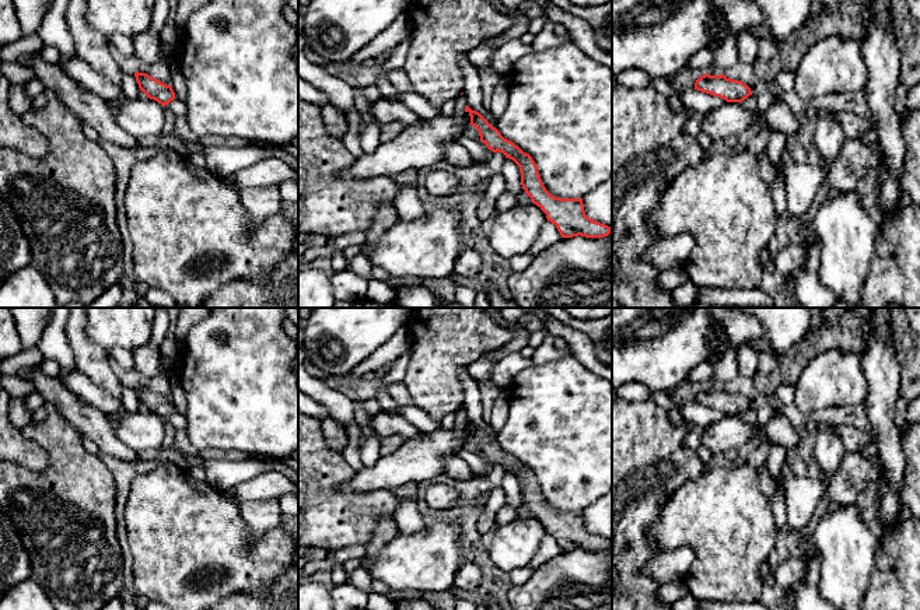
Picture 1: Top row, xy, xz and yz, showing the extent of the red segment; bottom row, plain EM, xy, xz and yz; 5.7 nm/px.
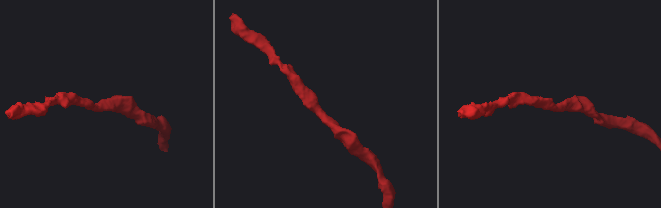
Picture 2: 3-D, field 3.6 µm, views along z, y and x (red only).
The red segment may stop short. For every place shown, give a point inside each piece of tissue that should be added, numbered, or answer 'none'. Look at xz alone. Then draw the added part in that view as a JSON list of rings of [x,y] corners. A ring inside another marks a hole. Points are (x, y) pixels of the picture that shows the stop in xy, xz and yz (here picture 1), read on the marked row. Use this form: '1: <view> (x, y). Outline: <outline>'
none

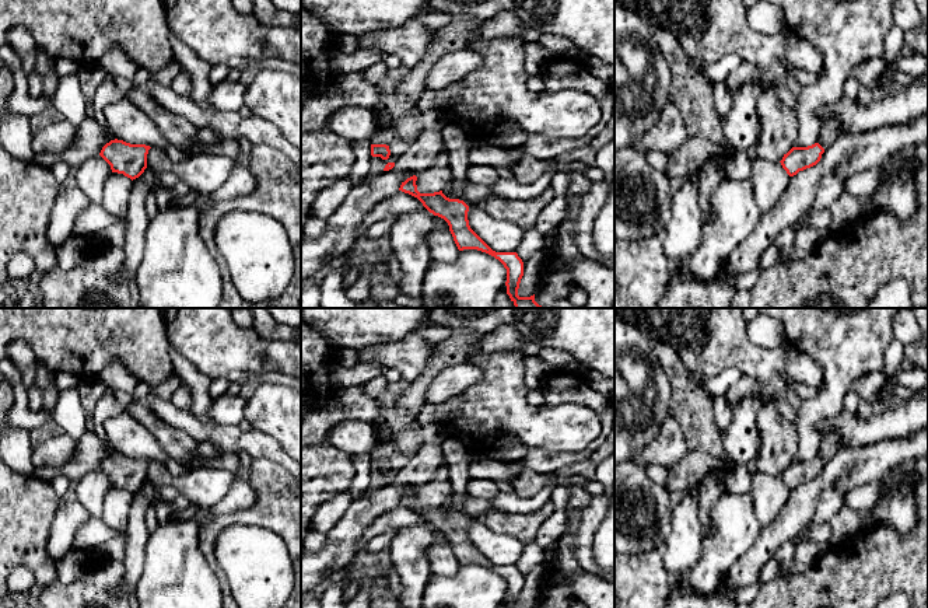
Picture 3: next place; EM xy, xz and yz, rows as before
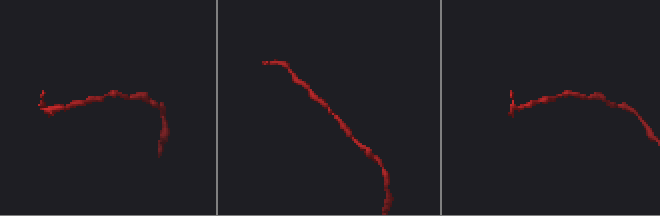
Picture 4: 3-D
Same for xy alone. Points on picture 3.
none

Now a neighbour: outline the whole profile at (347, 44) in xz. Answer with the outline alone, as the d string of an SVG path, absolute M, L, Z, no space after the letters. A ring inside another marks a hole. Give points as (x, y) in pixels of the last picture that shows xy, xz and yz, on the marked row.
M350 35L339 36L337 46L340 48L342 52L353 55L356 50L358 50L358 38Z

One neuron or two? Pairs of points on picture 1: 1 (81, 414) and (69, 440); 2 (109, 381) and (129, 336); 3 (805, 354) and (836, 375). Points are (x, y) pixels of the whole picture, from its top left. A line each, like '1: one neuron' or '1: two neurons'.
1: two neurons
2: two neurons
3: two neurons

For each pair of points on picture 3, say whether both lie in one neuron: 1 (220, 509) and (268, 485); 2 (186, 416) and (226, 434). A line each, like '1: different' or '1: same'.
1: different
2: same

